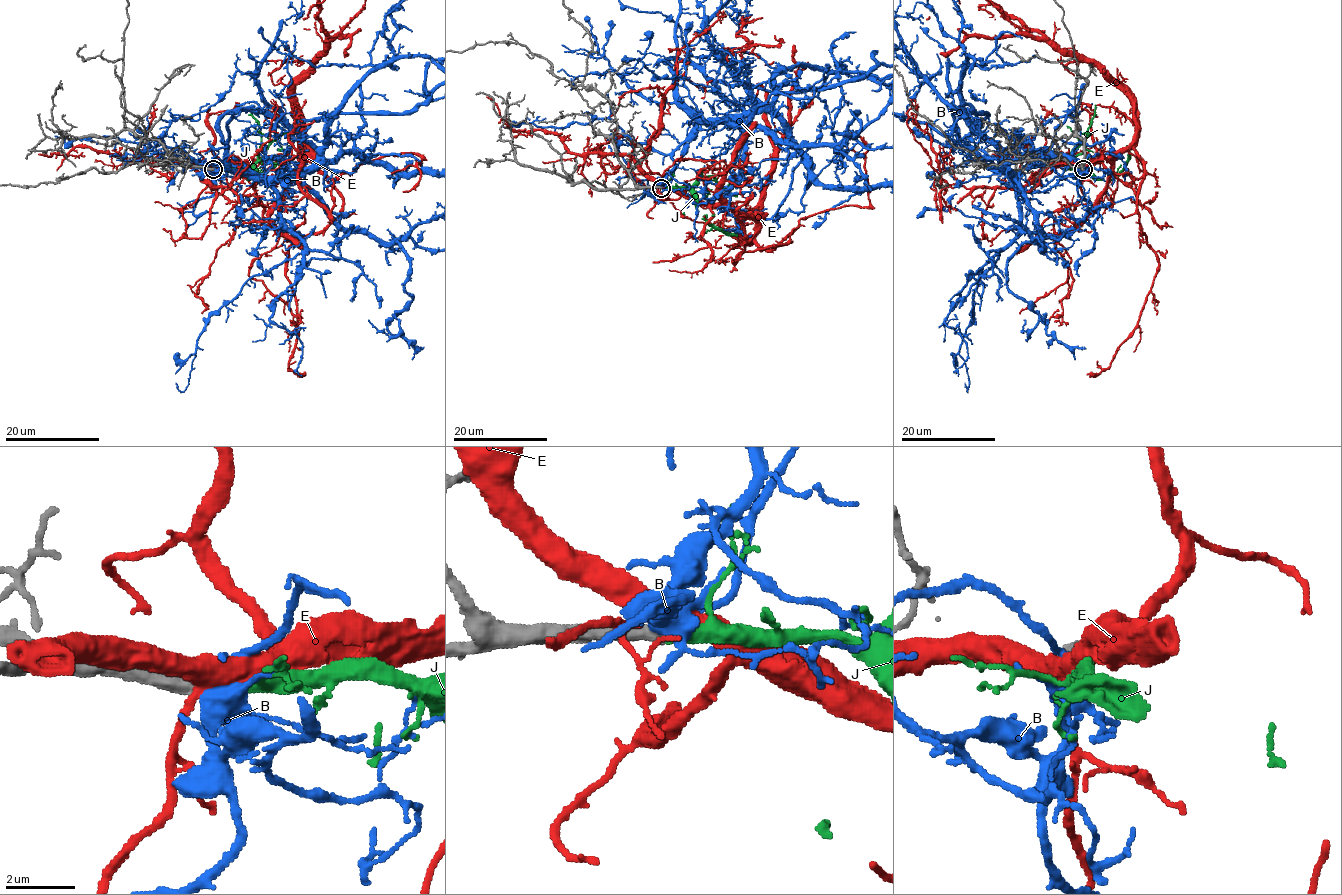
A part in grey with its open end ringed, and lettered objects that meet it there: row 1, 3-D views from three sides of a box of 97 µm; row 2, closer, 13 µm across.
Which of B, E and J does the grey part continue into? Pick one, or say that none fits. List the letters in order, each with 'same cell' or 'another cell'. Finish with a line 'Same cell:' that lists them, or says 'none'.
B: another cell
E: another cell
J: same cell
Same cell: J

